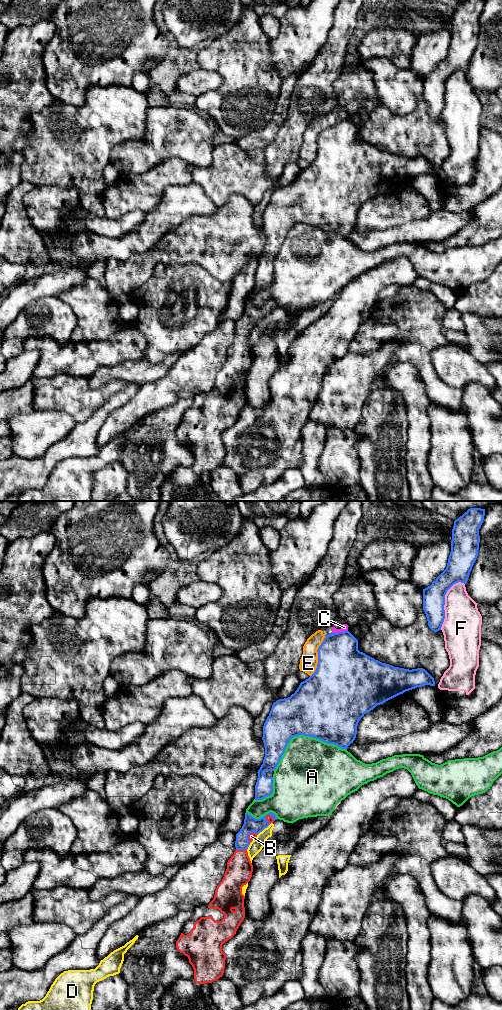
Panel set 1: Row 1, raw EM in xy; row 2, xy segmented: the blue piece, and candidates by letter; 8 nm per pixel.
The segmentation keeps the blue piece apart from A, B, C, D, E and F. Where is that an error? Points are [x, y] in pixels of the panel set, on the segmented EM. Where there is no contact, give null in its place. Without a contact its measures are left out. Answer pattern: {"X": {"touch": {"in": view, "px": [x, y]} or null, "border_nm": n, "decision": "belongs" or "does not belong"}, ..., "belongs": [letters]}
{"A": {"touch": {"in": "xy", "px": [303, 734]}, "border_nm": 600, "decision": "does not belong"}, "B": {"touch": {"in": "xy", "px": [248, 834]}, "border_nm": 120, "decision": "belongs"}, "C": {"touch": {"in": "xy", "px": [340, 632]}, "border_nm": 120, "decision": "does not belong"}, "D": {"touch": {"in": "xy", "px": [264, 828]}, "border_nm": 130, "decision": "does not belong"}, "E": {"touch": {"in": "xy", "px": [318, 656]}, "border_nm": 340, "decision": "does not belong"}, "F": {"touch": {"in": "xy", "px": [444, 602]}, "border_nm": 420, "decision": "does not belong"}, "belongs": ["B"]}

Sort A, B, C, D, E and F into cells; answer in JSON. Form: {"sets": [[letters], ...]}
{"sets": [["A"], ["B"], ["C", "E"], ["D", "F"]]}

